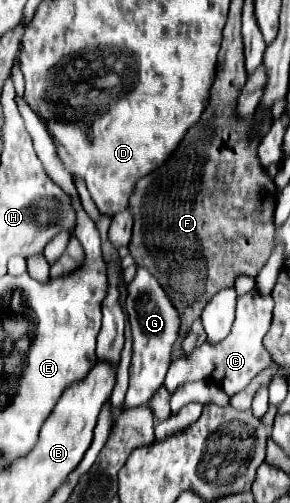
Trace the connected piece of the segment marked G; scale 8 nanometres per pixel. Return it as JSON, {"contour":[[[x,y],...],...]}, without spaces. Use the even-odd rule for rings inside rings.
{"contour":[[[138,268],[134,280],[128,284],[128,296],[126,296],[124,306],[128,310],[132,336],[134,336],[130,386],[128,386],[126,398],[124,398],[124,408],[134,408],[134,406],[148,402],[154,396],[154,392],[162,386],[166,370],[170,366],[172,344],[176,342],[176,336],[178,336],[180,318],[178,318],[178,312],[174,310],[172,302],[168,300],[166,292],[158,284],[158,280],[144,268]]]}

